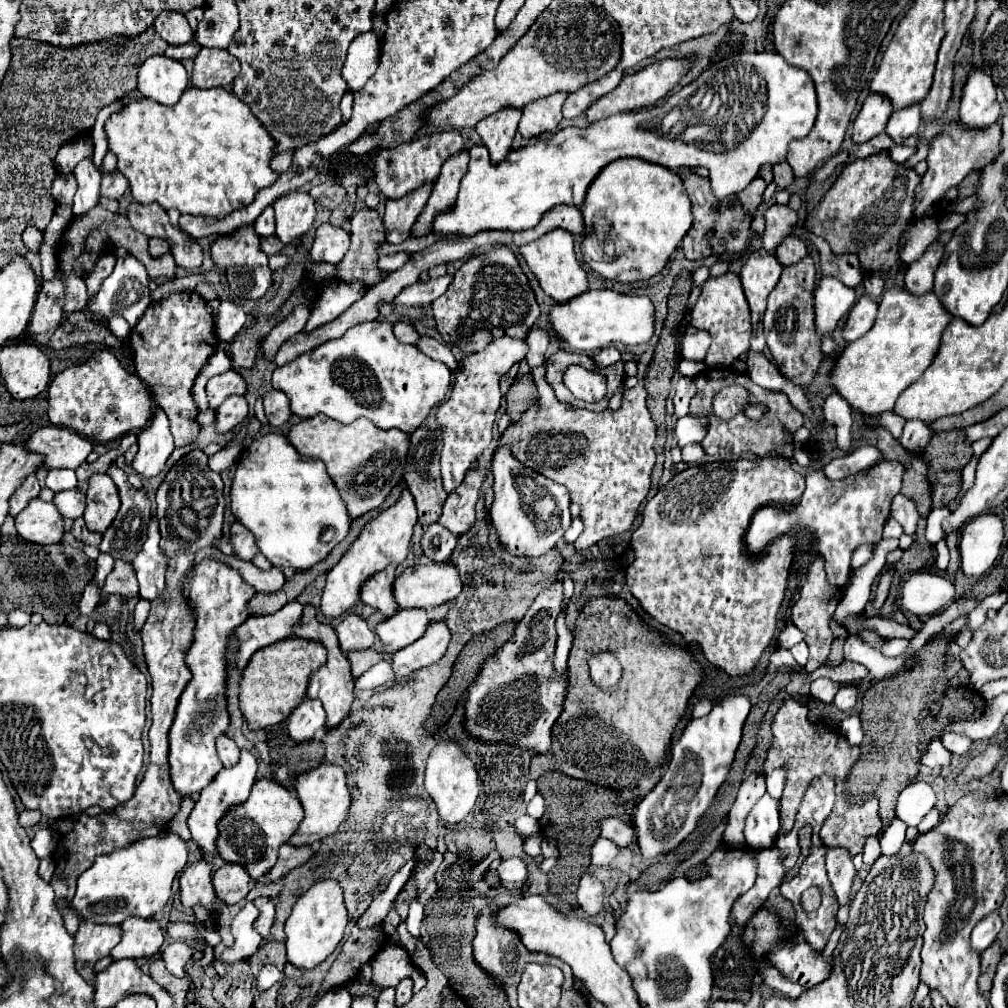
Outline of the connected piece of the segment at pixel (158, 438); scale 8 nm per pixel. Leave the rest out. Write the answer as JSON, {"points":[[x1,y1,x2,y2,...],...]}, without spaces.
{"points":[[159,407,155,411,151,423,139,433,137,443,139,443,139,451,137,451,131,467,145,479,159,475,163,471,169,455,175,449,167,415]]}

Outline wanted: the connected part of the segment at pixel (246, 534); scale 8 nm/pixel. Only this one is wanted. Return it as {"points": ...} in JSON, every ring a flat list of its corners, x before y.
{"points":[[235,521,231,525,231,543,233,543,233,549,237,551,237,557,245,559,245,561,251,561,251,557,259,551,257,545,253,549,253,543,255,543,255,537,251,535,251,531,241,525,239,521]]}

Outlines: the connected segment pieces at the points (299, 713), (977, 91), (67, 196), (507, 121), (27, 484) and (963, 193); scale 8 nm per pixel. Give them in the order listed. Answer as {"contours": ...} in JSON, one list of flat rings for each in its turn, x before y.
{"contours":[[[305,697,303,703,291,713,287,721,287,735,295,743,305,743,319,733,323,723,325,723,323,705,319,705,319,701,311,701,309,697]],[[973,71,963,87,961,123,969,129,985,129,999,121,995,87,985,71]],[[59,175,53,185,53,197,59,205,71,205,73,195,77,191,75,175]],[[503,111,483,119,477,125,477,133,481,135,485,147,489,149,489,157,493,165,501,163,511,153,519,119,521,119,521,111]],[[31,473,31,475,23,481,23,485,13,493,13,497,11,497,11,501,9,501,9,505,11,505,11,507,9,507,9,515,15,517,19,511,23,511,23,509,27,507,27,503,39,495,39,491,41,491,41,487,39,487,39,483,37,483,37,477,35,477,35,473]],[[977,171,977,173,969,173,969,175,961,181,961,185,959,185,959,199,957,199,957,201,961,201,963,197,967,197,967,195,971,195,971,193,975,191,977,179,979,179,979,171]]]}

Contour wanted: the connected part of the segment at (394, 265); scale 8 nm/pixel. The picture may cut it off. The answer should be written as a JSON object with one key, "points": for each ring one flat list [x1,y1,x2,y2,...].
{"points":[[395,253,395,255,385,255,379,259,379,271,383,273,393,273,395,269,399,269,399,265,403,265,403,261,407,261,411,255,409,253]]}

